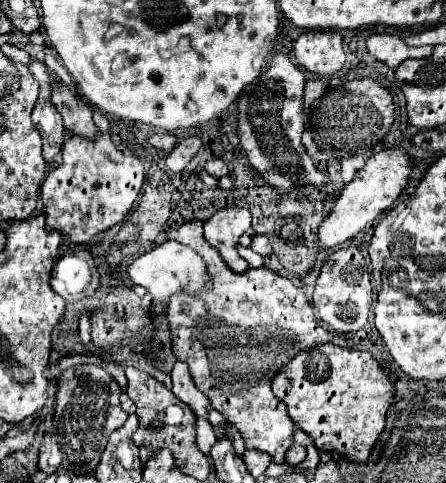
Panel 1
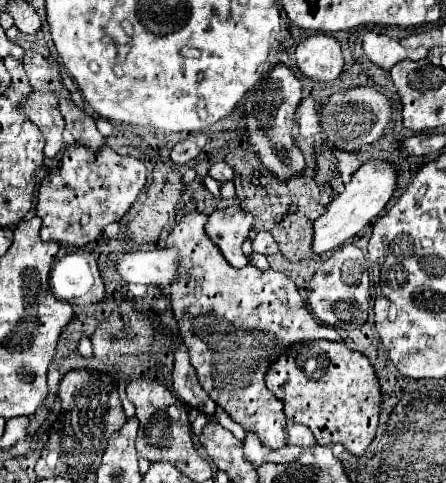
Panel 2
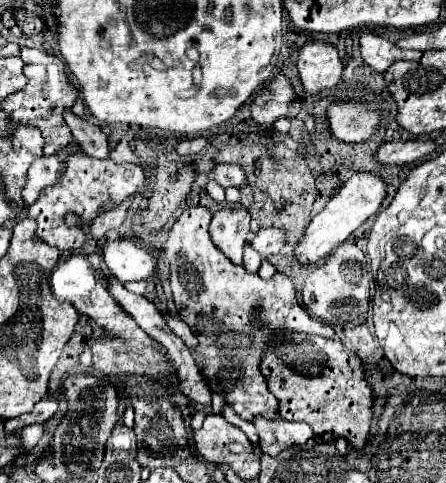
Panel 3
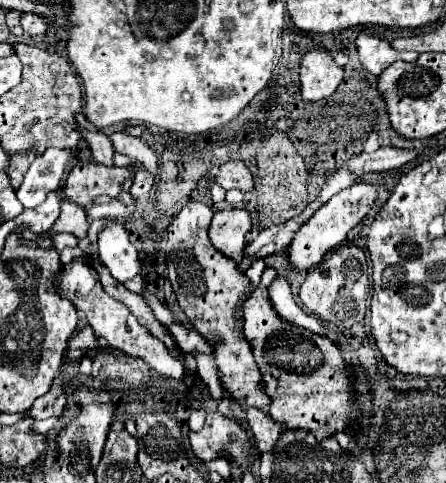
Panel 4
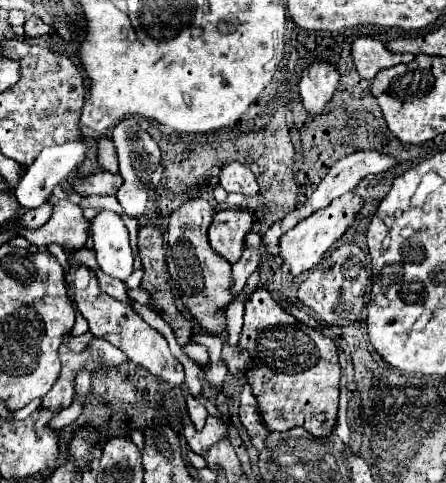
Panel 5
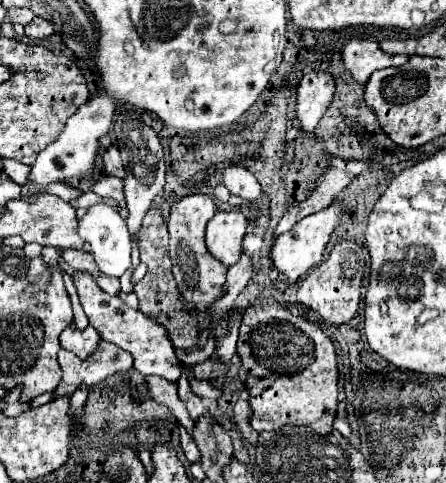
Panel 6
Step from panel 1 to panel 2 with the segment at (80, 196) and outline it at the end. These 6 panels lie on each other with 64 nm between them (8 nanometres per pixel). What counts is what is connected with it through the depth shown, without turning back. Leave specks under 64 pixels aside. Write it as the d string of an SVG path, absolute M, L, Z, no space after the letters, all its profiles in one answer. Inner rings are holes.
M72 144L64 150L58 172L44 178L38 188L36 214L44 220L42 238L80 248L94 242L108 224L120 222L136 202L147 183L147 170L141 160L116 154L108 144L92 150Z

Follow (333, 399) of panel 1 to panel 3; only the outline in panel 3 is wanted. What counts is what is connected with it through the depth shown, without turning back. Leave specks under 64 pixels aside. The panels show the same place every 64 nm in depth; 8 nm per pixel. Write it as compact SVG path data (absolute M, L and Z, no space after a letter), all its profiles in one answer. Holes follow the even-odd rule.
M292 334L284 336L284 340L272 340L268 352L264 356L262 374L266 376L270 392L280 400L280 416L290 422L306 422L314 430L314 438L318 442L332 442L336 438L346 438L352 448L360 450L364 448L368 436L370 436L370 420L372 420L372 406L374 406L374 394L370 384L364 376L362 360L344 350L340 342L334 342L330 338L320 336L304 336L304 334Z

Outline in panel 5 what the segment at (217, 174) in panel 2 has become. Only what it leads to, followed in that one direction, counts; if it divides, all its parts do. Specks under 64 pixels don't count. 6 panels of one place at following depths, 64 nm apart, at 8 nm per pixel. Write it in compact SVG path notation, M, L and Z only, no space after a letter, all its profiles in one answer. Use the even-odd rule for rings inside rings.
M240 162L224 164L220 170L220 186L226 192L240 192L244 196L256 196L258 194L258 182L250 168L246 168Z

